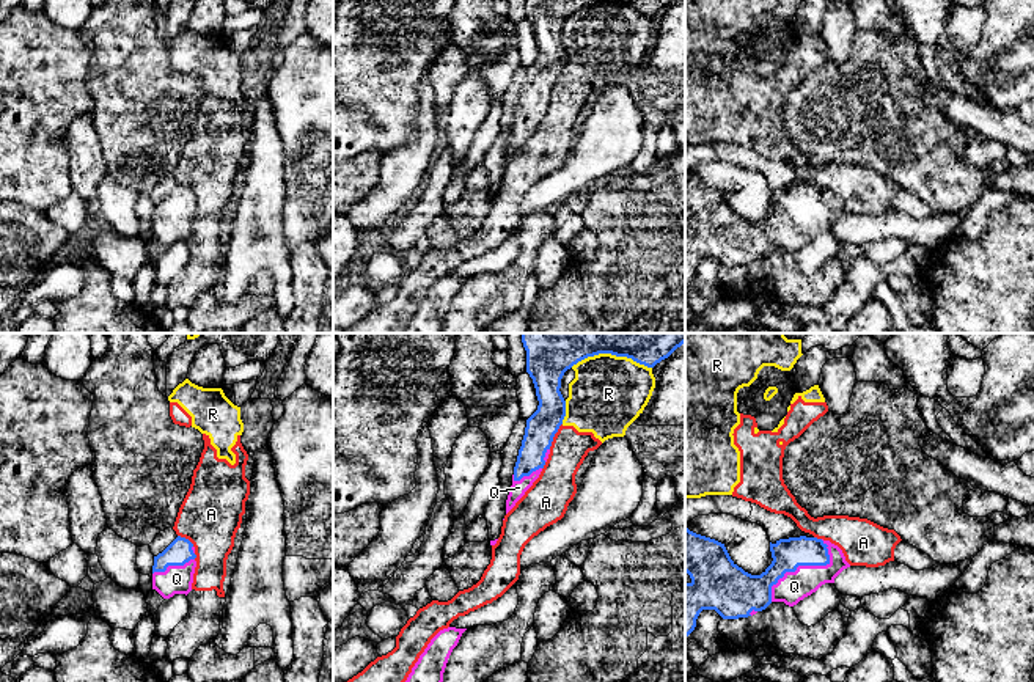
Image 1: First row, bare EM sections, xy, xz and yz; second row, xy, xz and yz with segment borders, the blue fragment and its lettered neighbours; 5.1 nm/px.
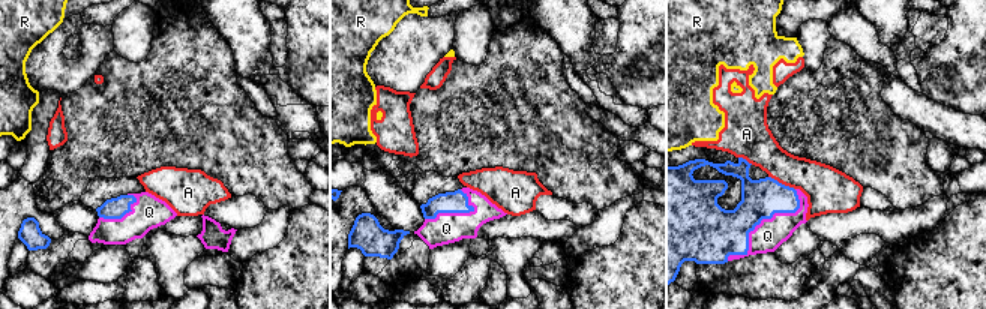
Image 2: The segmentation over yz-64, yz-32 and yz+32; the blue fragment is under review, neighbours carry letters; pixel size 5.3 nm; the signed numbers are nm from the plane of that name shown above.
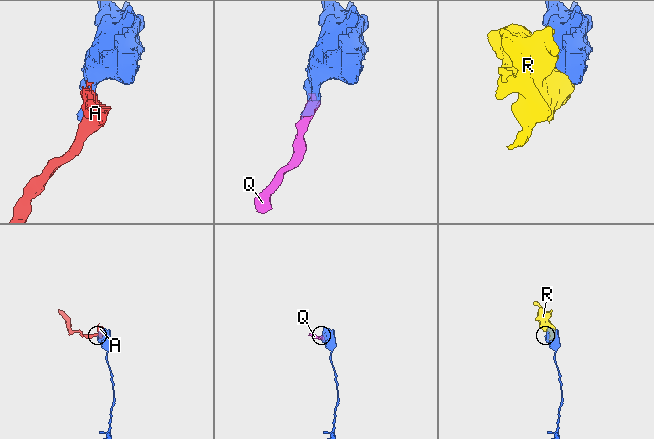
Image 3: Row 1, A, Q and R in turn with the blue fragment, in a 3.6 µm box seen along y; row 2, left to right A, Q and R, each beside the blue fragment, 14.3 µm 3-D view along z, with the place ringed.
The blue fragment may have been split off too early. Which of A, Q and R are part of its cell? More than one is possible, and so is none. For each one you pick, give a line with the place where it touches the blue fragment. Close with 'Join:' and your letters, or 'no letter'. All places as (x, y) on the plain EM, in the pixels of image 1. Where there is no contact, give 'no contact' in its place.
Q: yz (803, 212)
Join: Q

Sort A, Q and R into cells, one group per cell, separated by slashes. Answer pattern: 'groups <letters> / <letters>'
groups A R / Q

